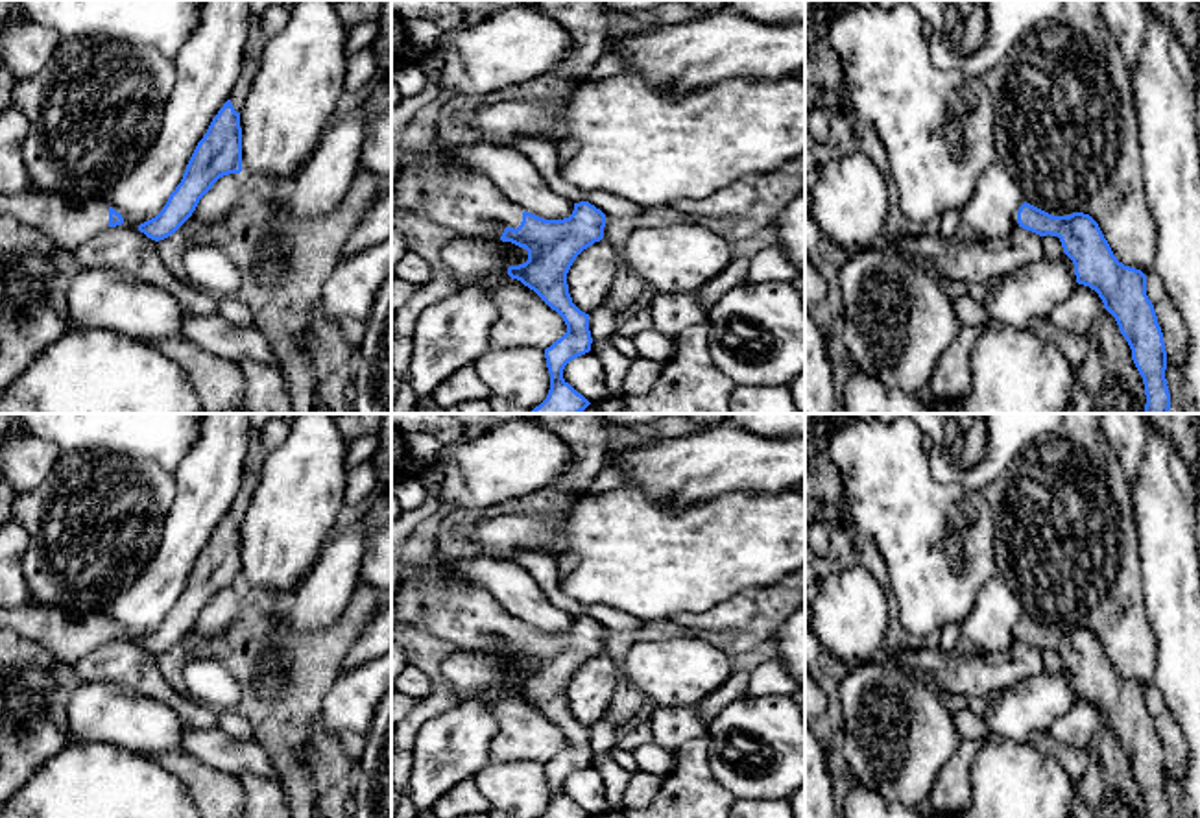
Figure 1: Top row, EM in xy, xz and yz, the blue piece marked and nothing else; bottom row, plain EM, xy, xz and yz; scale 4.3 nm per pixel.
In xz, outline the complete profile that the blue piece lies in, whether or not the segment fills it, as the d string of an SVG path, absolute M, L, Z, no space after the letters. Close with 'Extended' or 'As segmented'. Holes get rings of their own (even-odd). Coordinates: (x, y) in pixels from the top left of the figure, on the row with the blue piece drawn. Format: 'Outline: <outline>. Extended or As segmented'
Outline: M436 137L434 148L421 155L419 164L399 172L393 185L397 203L406 211L450 227L460 236L511 242L528 251L528 260L519 266L510 266L508 275L534 290L567 325L567 332L545 349L550 390L546 399L532 414L582 414L591 403L563 379L563 369L570 360L591 351L593 338L589 314L572 303L567 273L583 249L604 238L606 214L589 201L574 203L572 214L563 220L545 220L526 212L508 201L487 175L454 161L452 146Z. Extended

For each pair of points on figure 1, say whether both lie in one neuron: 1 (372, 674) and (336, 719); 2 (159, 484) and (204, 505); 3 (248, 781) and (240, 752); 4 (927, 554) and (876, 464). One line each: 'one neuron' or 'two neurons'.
1: one neuron
2: two neurons
3: two neurons
4: one neuron

